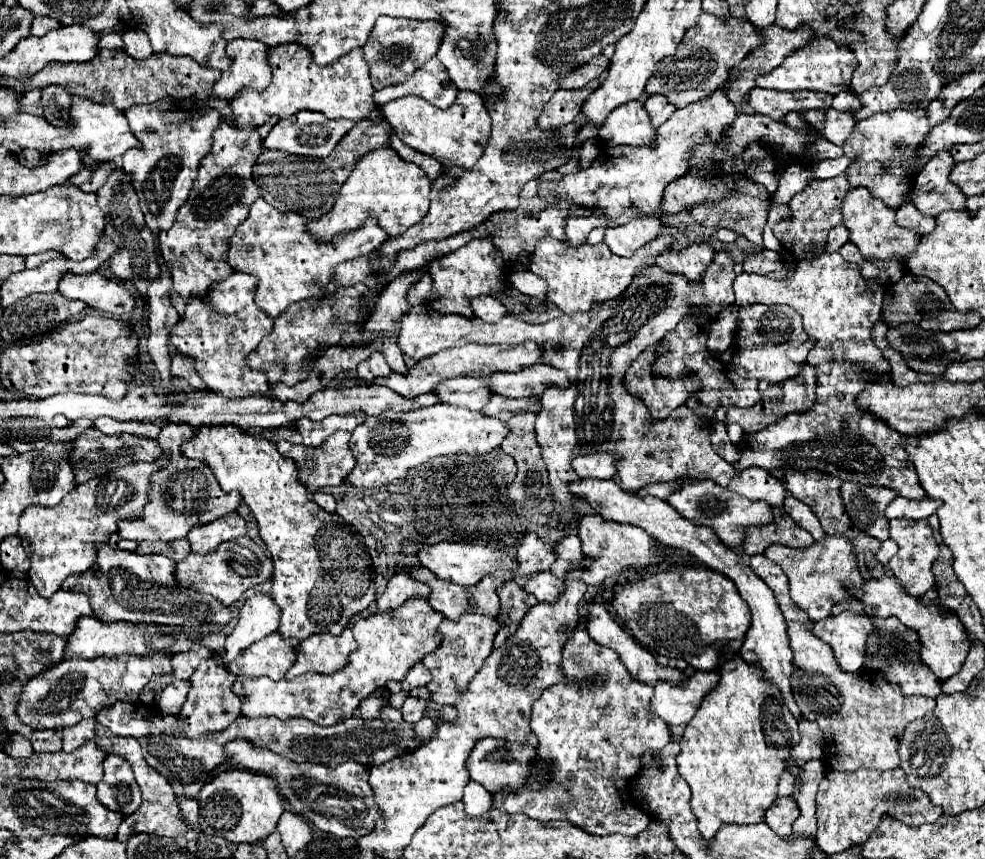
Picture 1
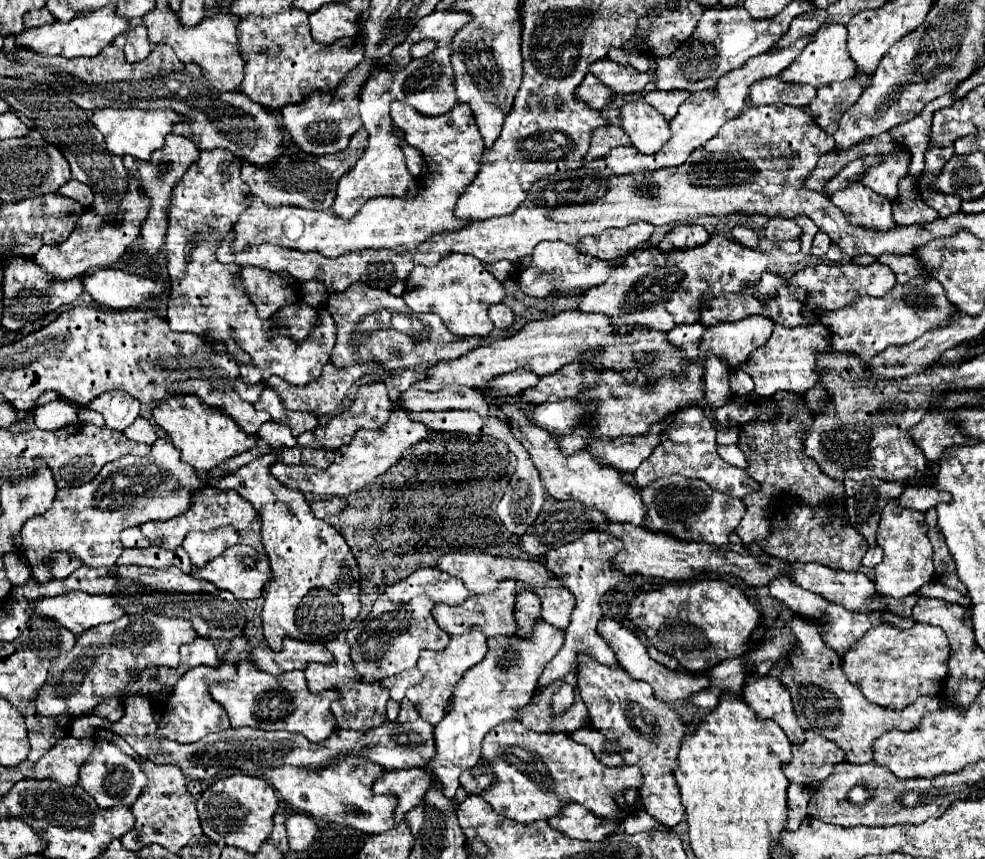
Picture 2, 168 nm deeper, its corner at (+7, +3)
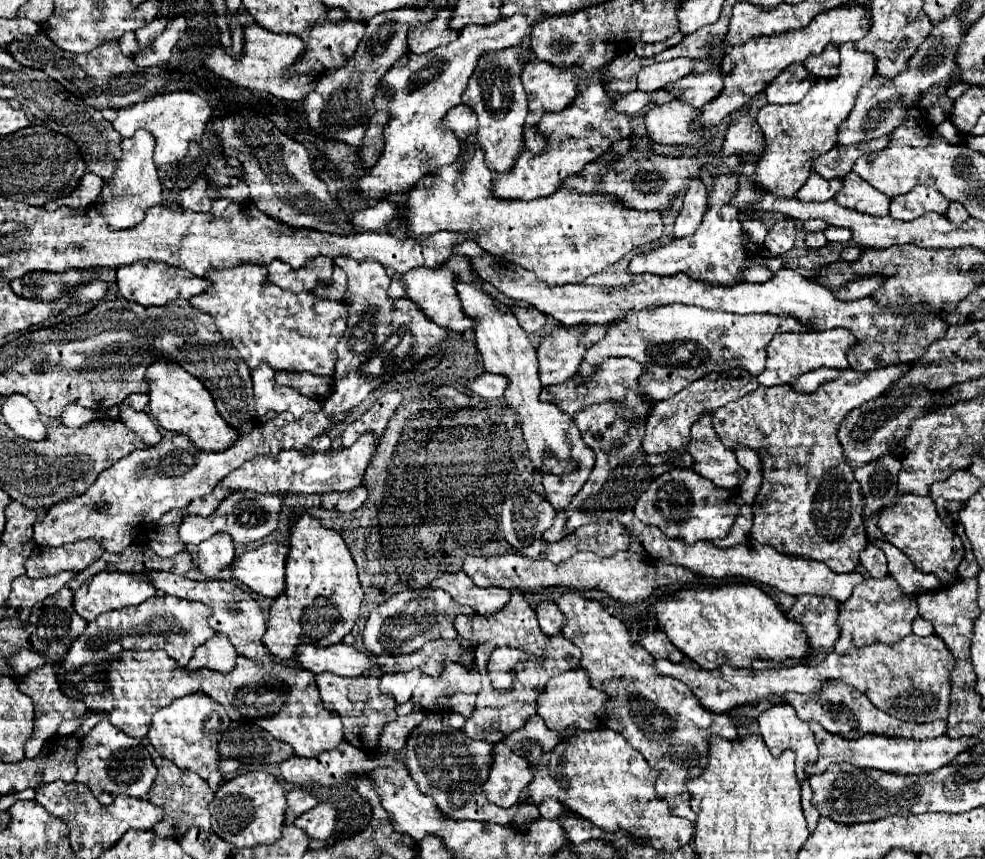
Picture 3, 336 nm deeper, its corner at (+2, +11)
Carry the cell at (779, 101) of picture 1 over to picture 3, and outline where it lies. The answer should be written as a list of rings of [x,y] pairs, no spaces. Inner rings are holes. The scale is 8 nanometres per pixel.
[[[791,64],[765,88],[765,96],[769,104],[795,104],[809,92],[815,80],[803,64]]]

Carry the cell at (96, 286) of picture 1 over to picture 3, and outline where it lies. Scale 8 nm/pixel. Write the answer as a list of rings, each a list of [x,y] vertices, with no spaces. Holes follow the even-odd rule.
[[[137,262],[137,264],[117,268],[117,288],[119,288],[121,296],[127,298],[129,302],[137,302],[143,306],[163,306],[177,298],[189,300],[189,298],[205,292],[209,286],[211,284],[207,278],[197,278],[191,272],[185,272],[183,268],[173,268],[173,266],[161,264],[161,262],[149,262],[149,264]]]

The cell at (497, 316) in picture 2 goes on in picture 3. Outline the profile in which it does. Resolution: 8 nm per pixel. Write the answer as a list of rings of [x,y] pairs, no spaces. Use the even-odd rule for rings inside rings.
[[[513,308],[513,314],[519,320],[521,328],[529,334],[541,332],[547,326],[547,316],[543,312],[537,312],[535,308]]]

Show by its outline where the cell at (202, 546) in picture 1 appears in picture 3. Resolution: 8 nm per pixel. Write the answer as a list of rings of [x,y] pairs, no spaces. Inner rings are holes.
[[[215,534],[209,540],[199,544],[197,554],[199,554],[199,558],[197,558],[199,570],[209,580],[213,580],[221,570],[225,570],[233,562],[235,546],[227,534]]]

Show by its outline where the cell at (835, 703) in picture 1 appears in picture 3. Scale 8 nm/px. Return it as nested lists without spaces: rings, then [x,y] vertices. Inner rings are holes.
[[[833,680],[833,682],[825,684],[821,688],[821,694],[811,696],[811,698],[809,696],[799,696],[799,694],[787,694],[785,702],[795,708],[797,716],[801,720],[819,722],[827,732],[839,734],[839,736],[843,736],[847,740],[855,740],[855,738],[861,738],[865,734],[877,734],[877,736],[889,736],[889,738],[925,740],[925,738],[941,736],[947,730],[945,720],[937,720],[937,722],[919,726],[919,724],[911,724],[911,722],[903,722],[903,720],[897,720],[893,716],[887,716],[885,712],[877,712],[877,708],[867,700],[867,696],[863,696],[855,688],[849,688],[841,680]]]

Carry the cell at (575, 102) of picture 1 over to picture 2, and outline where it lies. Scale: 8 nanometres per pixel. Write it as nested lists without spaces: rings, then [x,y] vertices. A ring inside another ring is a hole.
[[[588,74],[584,78],[584,82],[580,84],[580,88],[576,88],[576,98],[584,100],[584,104],[588,104],[588,108],[592,110],[600,110],[608,104],[610,100],[610,90],[592,74]]]

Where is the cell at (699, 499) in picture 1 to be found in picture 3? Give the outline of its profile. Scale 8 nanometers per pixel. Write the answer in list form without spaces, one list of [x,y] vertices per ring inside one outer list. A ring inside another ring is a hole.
[[[673,468],[651,482],[645,494],[637,500],[633,514],[643,524],[659,528],[667,538],[679,538],[685,544],[693,544],[699,540],[725,538],[739,516],[739,504],[733,500],[729,490],[717,488],[691,468]]]

